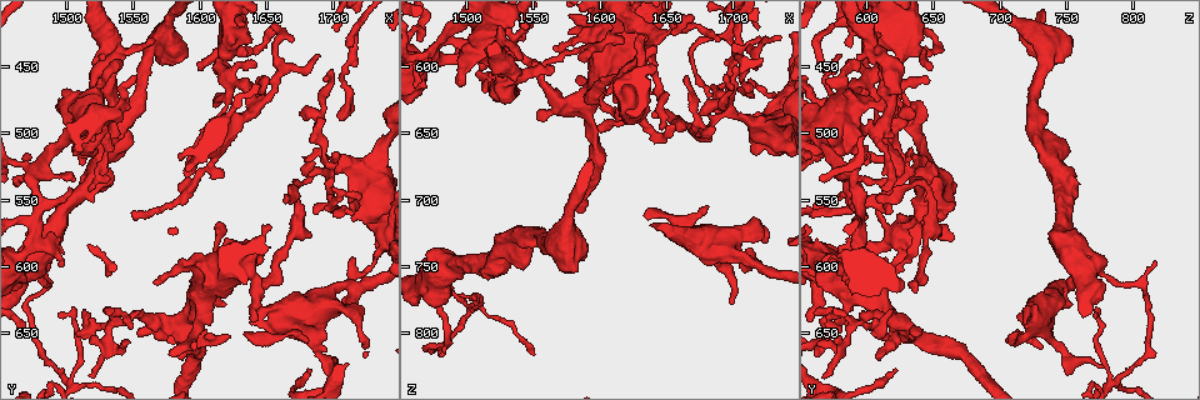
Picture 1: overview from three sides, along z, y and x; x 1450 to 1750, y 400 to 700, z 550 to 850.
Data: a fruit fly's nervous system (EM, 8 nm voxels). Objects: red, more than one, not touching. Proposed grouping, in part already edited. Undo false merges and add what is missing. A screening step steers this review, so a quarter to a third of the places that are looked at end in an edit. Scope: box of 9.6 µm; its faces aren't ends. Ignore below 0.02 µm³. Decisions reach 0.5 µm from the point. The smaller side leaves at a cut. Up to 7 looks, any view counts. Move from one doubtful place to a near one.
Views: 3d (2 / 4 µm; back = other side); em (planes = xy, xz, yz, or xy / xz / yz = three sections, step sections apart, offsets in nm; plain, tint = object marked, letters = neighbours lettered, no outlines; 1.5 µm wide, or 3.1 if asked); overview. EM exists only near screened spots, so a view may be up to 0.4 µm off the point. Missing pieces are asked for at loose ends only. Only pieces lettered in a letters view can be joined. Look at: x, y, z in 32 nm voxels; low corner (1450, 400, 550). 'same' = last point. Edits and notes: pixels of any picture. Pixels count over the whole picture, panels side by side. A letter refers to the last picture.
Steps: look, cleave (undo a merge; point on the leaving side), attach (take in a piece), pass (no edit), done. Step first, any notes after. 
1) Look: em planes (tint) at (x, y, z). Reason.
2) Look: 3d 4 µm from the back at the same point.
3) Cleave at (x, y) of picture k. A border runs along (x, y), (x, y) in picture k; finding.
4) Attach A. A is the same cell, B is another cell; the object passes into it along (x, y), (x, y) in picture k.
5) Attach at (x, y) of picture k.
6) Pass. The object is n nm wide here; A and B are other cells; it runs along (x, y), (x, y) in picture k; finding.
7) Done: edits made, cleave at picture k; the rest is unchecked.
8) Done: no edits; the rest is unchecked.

Look: 3d 2 µm at (1714, 616, 746). Thick turns thin.

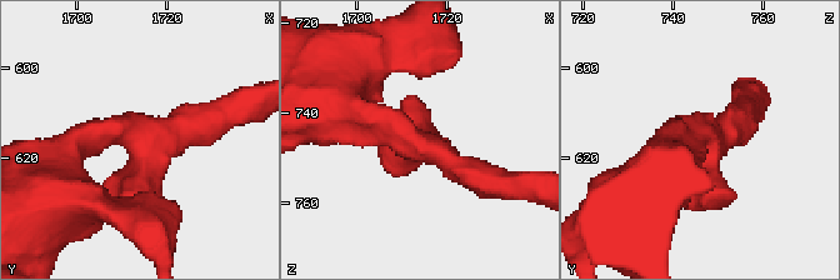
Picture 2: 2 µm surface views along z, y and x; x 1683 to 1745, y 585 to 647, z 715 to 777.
Look: em planes (letters) at (1713, 615, 747). Now the EM.

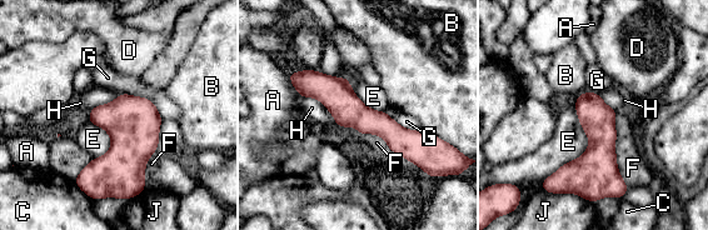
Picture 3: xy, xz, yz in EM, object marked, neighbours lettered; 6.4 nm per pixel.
Pass. A, B, C, D, E, F, G, H and J are other cells; a border runs along (299, 95), (315, 98), (338, 125) in picture 3; all the same cell.

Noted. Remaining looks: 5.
Look: em planes (letters) at (1686, 560, 618). Thin end.

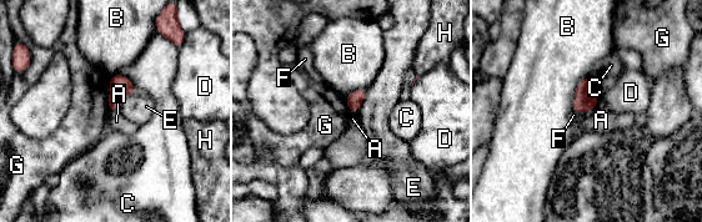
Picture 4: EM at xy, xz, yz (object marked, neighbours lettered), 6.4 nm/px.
Pass. A, B, C, D, E, F, G and H are other cells; a border runs along (598, 104), (580, 114) in picture 4; none of them fits.

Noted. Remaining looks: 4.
Look: em xy step 8 (letters) at (1548, 560, 600). Tapers out.

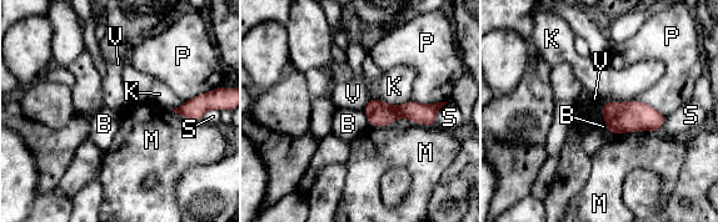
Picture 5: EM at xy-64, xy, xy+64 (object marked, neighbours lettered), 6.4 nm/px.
Pass. The object is 160 nm wide here; B, K, M, P, S and V are other cells; it runs along (434, 106), (429, 111), (367, 110) in picture 5; no lettered piece goes on from it.

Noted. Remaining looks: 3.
Done: no edits; the rest is unchecked.

